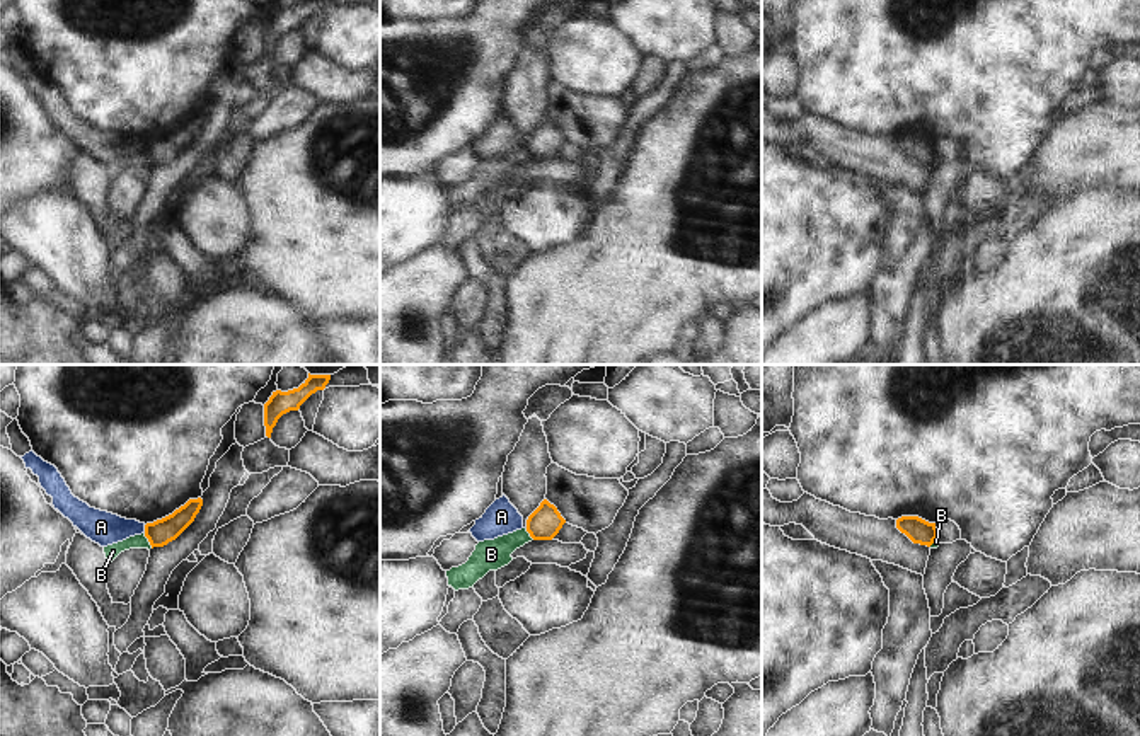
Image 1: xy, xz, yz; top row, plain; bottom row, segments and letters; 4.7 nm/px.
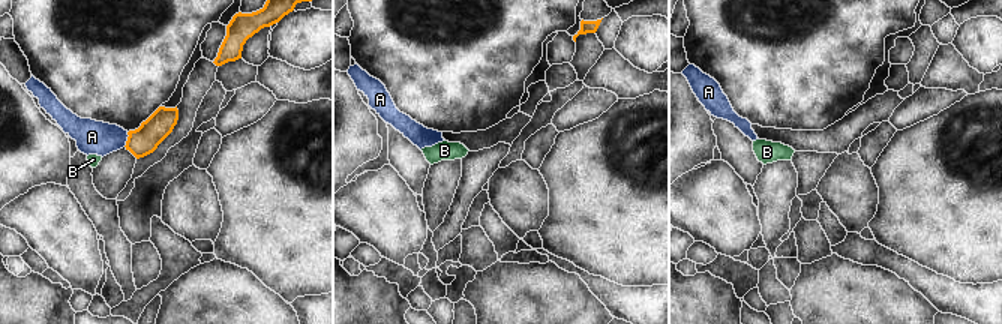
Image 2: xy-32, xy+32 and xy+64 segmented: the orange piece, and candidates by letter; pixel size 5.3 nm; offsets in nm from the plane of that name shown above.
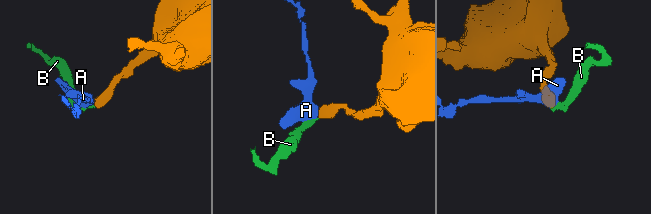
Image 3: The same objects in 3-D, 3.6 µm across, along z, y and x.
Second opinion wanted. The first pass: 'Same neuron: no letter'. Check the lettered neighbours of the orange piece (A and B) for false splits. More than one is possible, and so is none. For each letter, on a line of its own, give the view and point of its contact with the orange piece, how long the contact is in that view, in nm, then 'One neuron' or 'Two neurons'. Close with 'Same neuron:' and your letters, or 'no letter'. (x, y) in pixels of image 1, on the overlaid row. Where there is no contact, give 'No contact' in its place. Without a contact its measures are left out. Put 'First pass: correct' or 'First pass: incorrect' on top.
First pass: correct
A: Touches orange at xy (145, 528). Shared border 40 nm. Two neurons
B: Touches orange at xy (149, 540). Shared border 80 nm. Two neurons
Same neuron: no letter

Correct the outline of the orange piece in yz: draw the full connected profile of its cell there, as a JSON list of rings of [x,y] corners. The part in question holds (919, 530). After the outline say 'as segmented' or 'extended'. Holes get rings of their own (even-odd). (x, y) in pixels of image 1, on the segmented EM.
[[[901,516],[896,520],[896,528],[905,533],[913,543],[930,547],[937,538],[936,523],[929,523],[918,516]]] | as segmented

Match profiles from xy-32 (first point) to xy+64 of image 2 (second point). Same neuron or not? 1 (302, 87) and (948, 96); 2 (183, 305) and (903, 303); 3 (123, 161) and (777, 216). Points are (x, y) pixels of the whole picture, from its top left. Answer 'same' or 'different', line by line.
1: different
2: same
3: same

